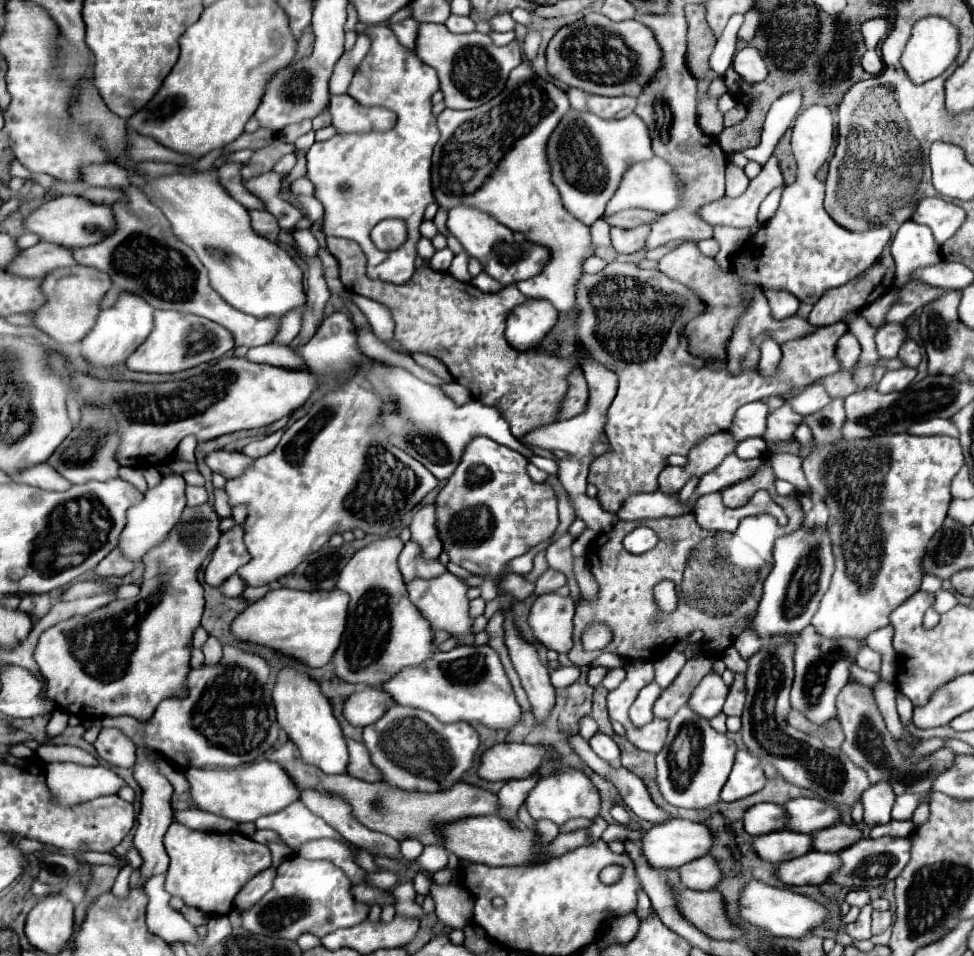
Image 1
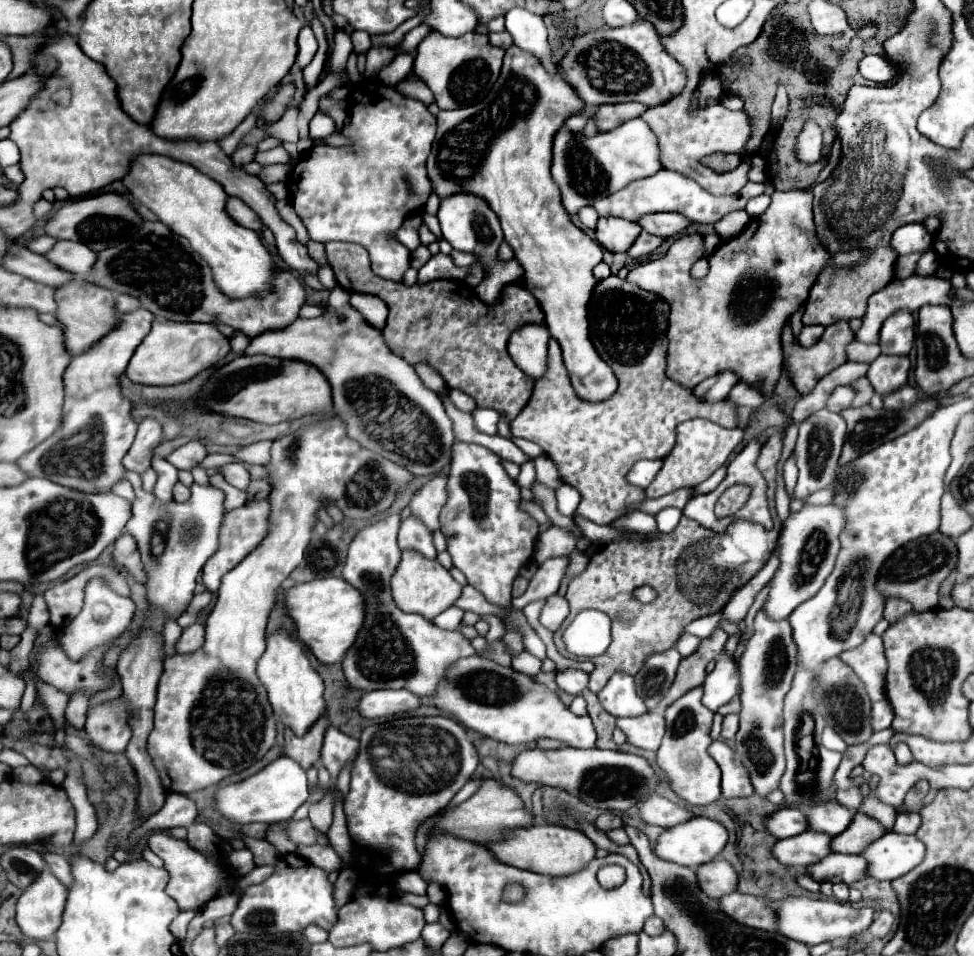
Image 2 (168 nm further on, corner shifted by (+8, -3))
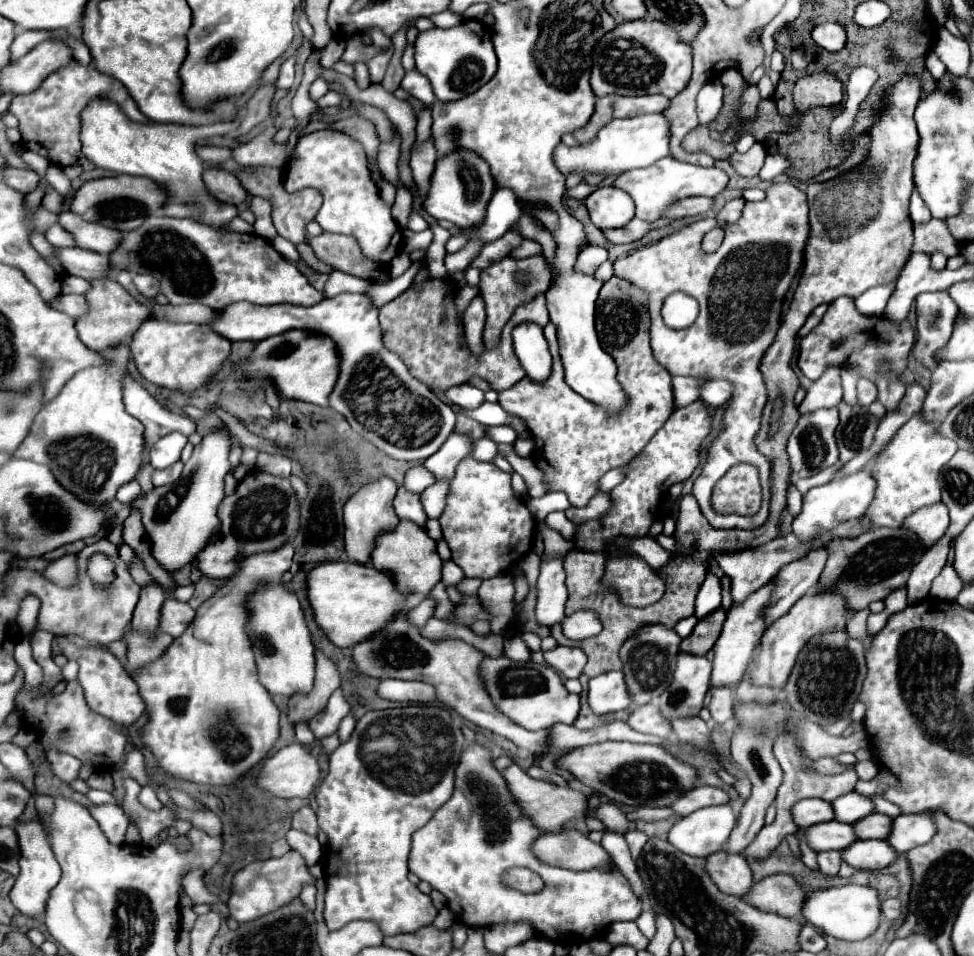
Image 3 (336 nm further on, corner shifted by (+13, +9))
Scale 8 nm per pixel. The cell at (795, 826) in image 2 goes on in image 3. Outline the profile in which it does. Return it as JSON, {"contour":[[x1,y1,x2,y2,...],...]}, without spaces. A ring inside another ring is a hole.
{"contour":[[803,799,793,805,793,819,797,827,809,827,821,821,833,821,835,813,831,803,823,799]]}

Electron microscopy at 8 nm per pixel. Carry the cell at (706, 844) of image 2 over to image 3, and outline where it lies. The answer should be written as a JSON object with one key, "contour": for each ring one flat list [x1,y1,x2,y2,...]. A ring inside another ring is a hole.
{"contour":[[731,805,705,807,689,817,681,817,669,831,669,843,693,857,709,857,725,847,737,817]]}

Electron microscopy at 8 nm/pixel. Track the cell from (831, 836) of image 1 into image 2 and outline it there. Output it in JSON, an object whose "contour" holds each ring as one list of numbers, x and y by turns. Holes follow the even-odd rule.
{"contour":[[856,813,852,823,830,841,830,849,836,853,862,853,874,839,882,837,884,833,886,831,878,821]]}

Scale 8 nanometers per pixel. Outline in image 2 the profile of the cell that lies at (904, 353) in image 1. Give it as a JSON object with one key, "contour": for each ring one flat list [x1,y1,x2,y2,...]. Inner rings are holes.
{"contour":[[881,354,868,369,866,377,870,379,872,387,884,395,892,389,906,383,910,371,910,357,908,355,893,356]]}

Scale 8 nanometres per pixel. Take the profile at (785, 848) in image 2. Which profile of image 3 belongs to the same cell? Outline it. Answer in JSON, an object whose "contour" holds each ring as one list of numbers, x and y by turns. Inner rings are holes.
{"contour":[[839,821,811,825,805,829,805,835,815,851,829,851,829,849,843,851,857,841,857,833,853,833,853,825]]}

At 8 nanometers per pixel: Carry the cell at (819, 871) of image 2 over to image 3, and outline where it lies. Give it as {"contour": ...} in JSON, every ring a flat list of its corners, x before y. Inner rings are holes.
{"contour":[[857,841,841,853,855,869,885,869,899,857,889,841]]}

